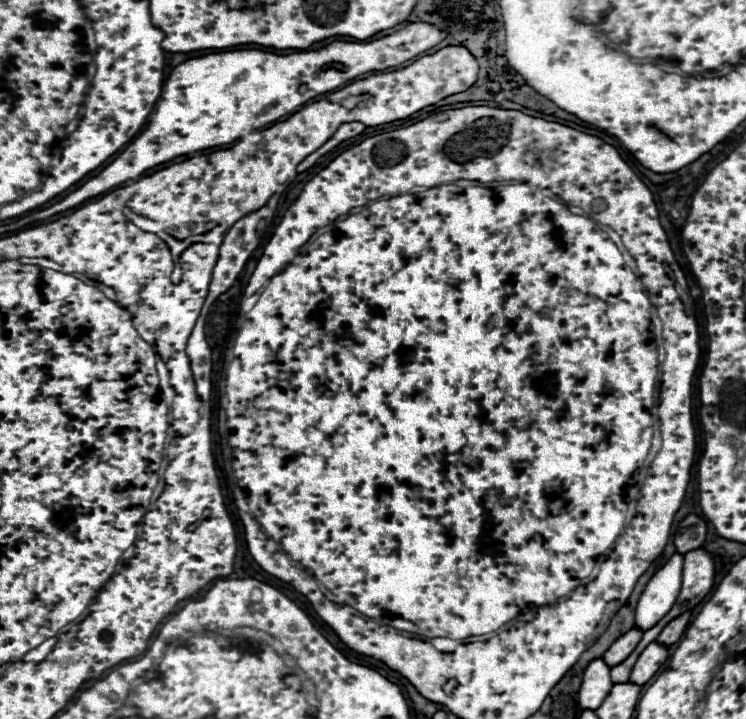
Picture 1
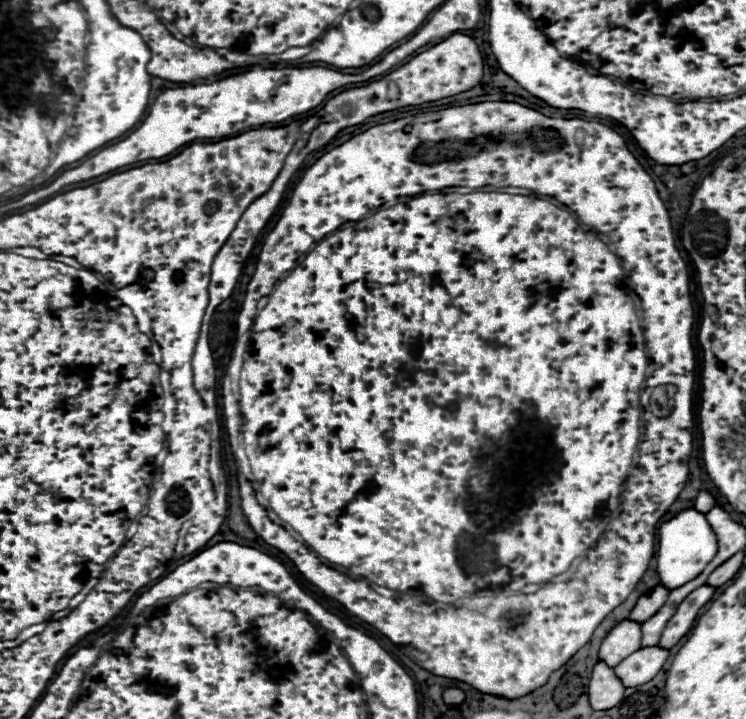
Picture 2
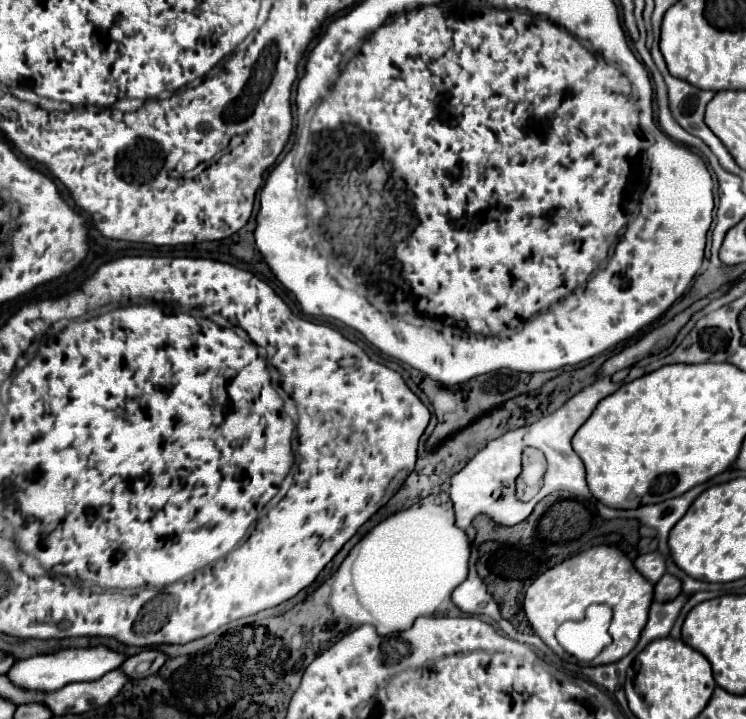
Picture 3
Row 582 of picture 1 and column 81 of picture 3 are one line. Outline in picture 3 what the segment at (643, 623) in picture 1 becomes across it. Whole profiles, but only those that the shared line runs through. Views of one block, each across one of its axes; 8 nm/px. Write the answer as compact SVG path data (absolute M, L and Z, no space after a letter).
M94 646L94 648L66 648L54 654L40 654L40 656L32 656L28 660L18 660L14 664L14 668L8 672L10 680L20 686L20 688L28 688L28 690L44 690L44 692L52 692L58 690L66 684L72 682L84 682L84 680L98 680L100 676L104 676L110 670L120 668L120 664L126 660L124 654L114 652L106 646Z

